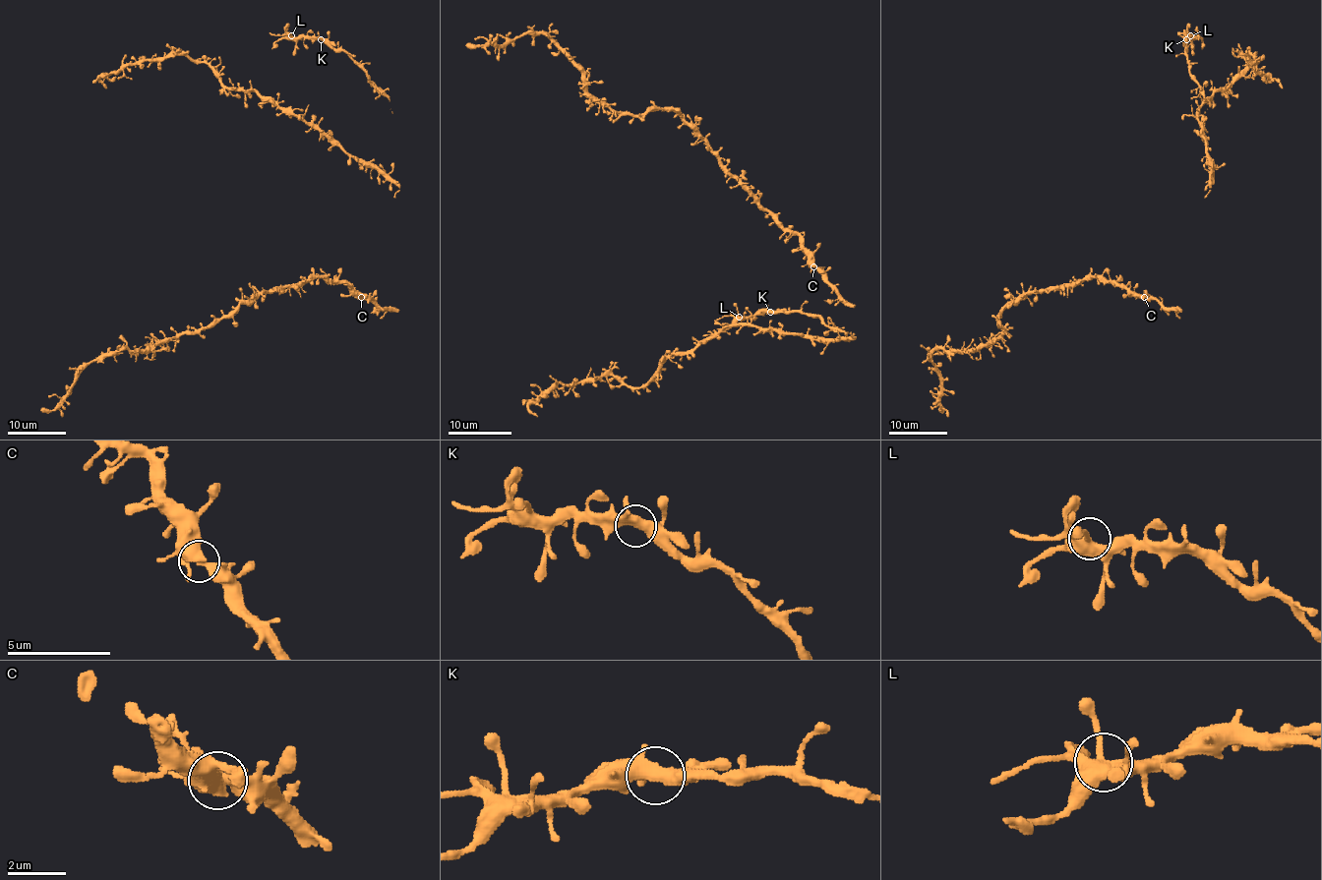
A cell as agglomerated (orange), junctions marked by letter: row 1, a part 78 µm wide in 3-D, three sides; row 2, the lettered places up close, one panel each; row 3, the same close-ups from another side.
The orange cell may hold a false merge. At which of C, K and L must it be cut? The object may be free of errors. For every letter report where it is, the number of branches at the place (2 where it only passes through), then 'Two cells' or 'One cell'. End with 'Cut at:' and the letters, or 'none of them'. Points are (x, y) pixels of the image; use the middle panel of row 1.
C: Place: (813, 266). Branches: 4. One cell
K: Place: (770, 312). Branches: 4. One cell
L: Place: (739, 317). Branches: 4. One cell
Cut at: none of them

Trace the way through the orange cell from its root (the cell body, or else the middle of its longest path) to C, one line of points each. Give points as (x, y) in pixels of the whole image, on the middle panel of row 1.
C: (831, 285), (814, 265)

